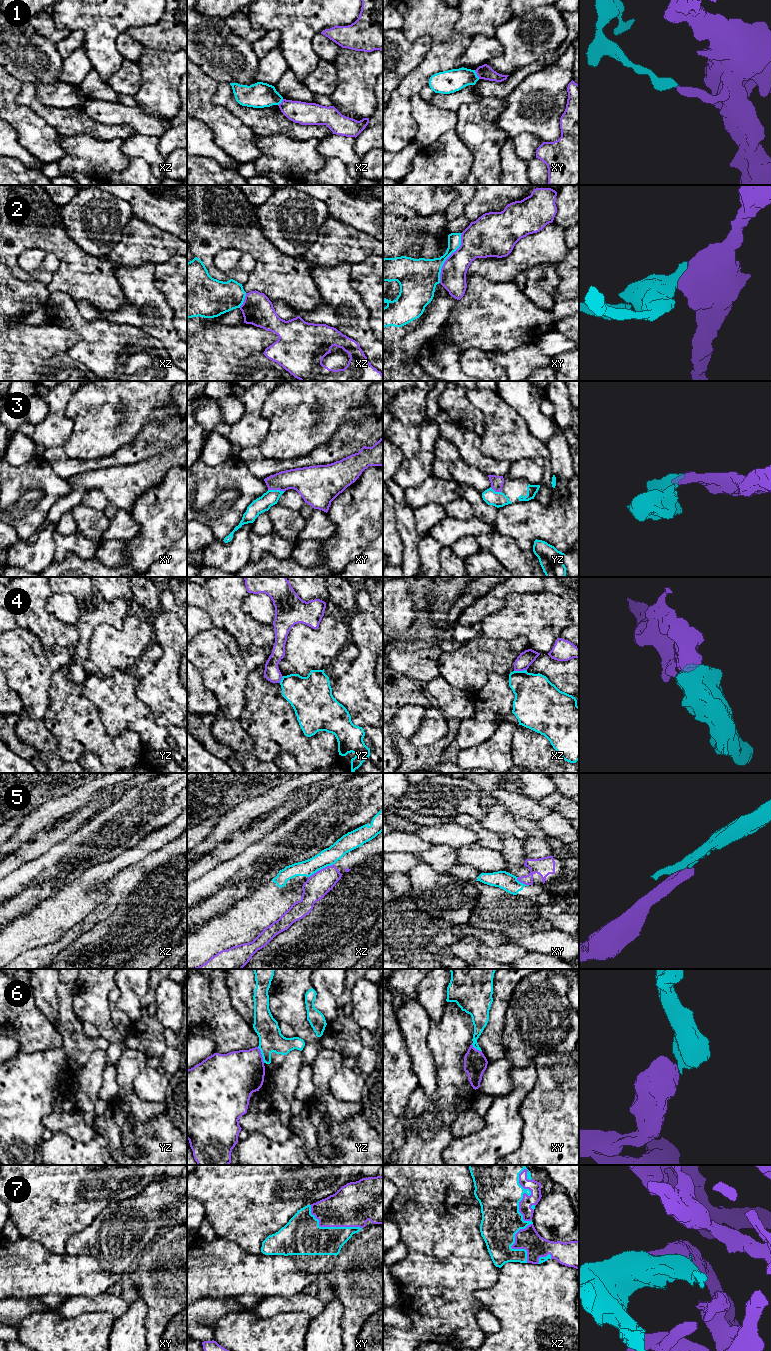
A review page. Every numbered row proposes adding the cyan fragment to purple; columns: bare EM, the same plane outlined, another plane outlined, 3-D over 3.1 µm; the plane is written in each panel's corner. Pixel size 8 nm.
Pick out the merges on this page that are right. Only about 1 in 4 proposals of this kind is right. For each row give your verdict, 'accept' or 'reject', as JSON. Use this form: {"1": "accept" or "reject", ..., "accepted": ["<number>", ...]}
{"1": "reject", "2": "reject", "3": "accept", "4": "reject", "5": "reject", "6": "reject", "7": "accept", "accepted": ["3", "7"]}

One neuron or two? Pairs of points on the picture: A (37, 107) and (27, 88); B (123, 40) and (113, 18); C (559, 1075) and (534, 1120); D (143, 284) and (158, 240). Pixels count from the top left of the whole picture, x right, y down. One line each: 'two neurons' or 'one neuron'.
A: one neuron
B: two neurons
C: one neuron
D: two neurons

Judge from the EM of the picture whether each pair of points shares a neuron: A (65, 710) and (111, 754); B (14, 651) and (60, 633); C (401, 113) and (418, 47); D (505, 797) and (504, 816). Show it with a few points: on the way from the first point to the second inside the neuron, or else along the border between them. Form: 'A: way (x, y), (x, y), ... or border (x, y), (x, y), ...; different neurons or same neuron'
A: way (76, 721), (100, 743); same neuron
B: border (20, 628), (30, 630), (44, 644), (63, 647); different neurons
C: border (427, 52), (424, 59), (397, 88); different neurons
D: border (499, 803), (514, 817); different neurons

